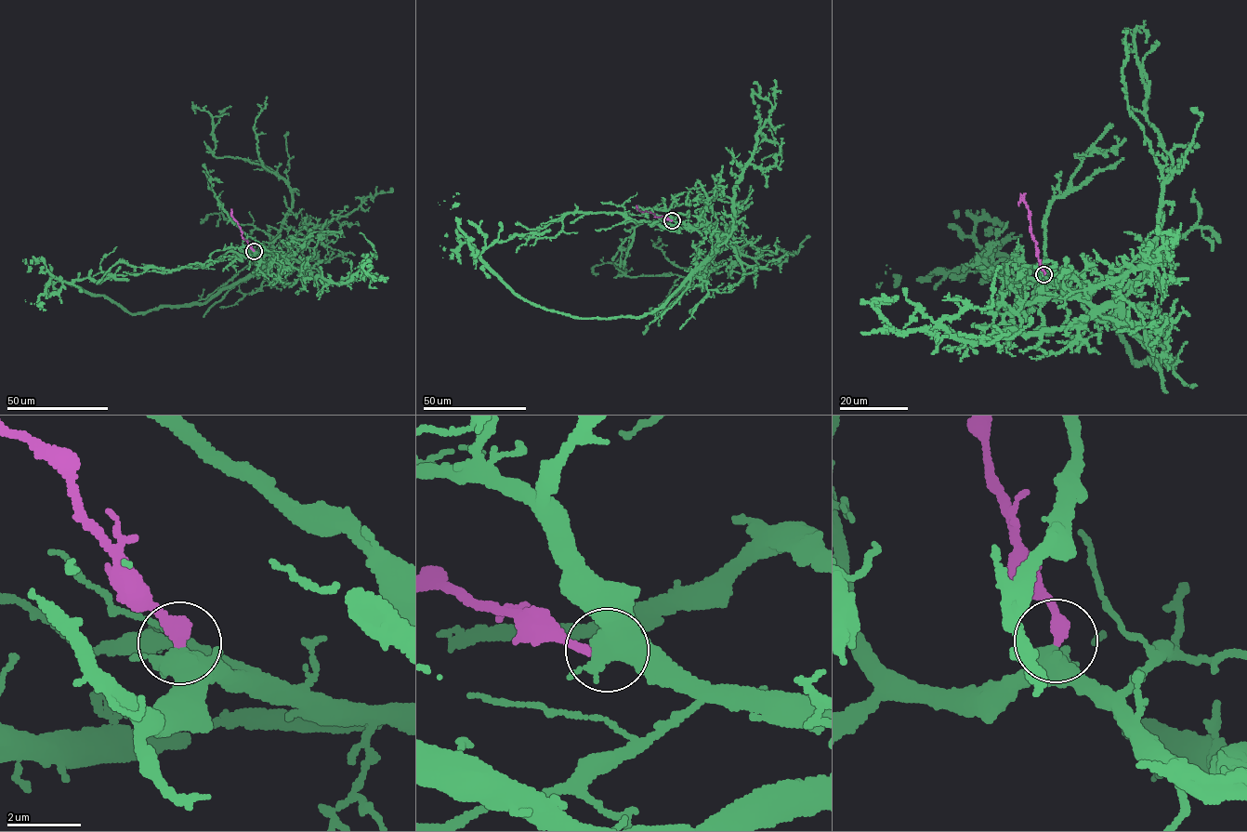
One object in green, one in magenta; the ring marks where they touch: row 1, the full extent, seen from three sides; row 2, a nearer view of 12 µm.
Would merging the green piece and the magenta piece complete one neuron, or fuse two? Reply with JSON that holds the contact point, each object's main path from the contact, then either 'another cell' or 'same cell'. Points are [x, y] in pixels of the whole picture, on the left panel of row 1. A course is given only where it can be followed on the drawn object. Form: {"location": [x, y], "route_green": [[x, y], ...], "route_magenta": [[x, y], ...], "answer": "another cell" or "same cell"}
{"location": [254, 251], "route_green": [[254, 251], [291, 257], [259, 267], [202, 303], [130, 314], [103, 296], [53, 277], [38, 298], [43, 310]], "route_magenta": [[254, 251], [242, 236], [231, 211], [231, 217]], "answer": "same cell"}

